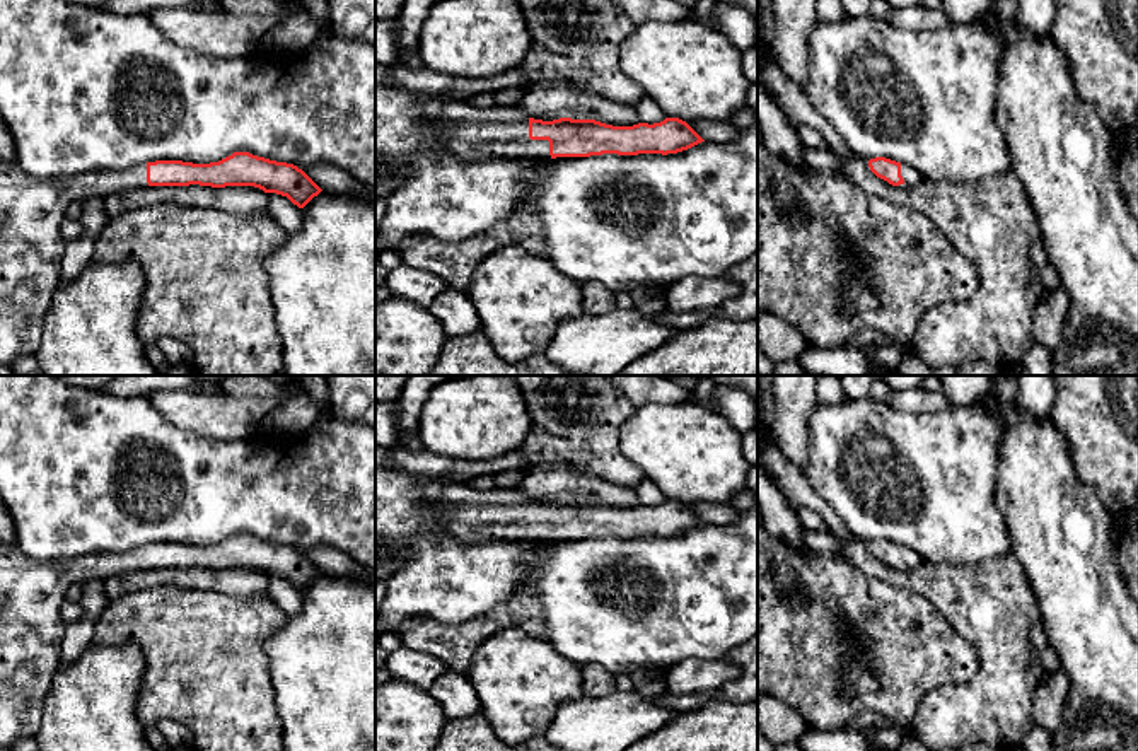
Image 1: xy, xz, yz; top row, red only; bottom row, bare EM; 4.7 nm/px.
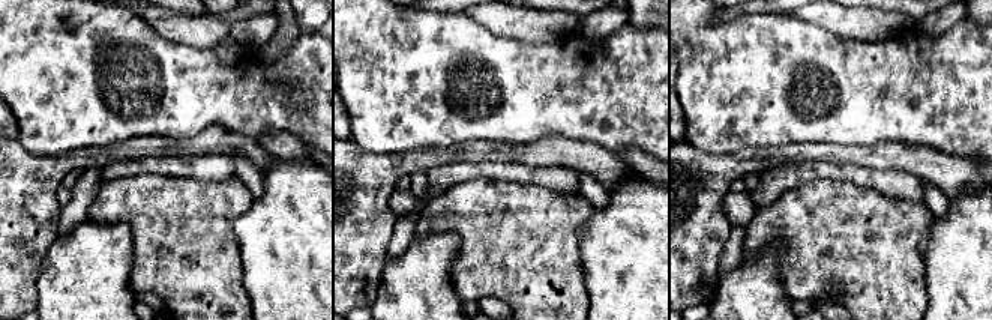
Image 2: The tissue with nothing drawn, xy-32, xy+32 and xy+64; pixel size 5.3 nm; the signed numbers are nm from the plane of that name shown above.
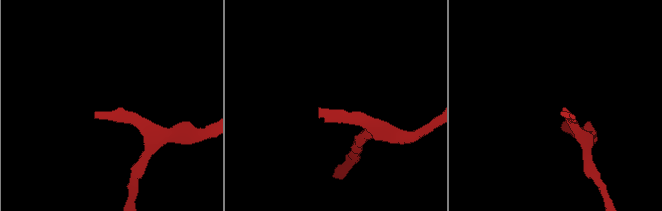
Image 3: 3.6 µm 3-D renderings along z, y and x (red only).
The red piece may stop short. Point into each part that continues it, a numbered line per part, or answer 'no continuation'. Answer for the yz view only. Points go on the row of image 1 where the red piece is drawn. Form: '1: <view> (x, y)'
1: yz (910, 174)

